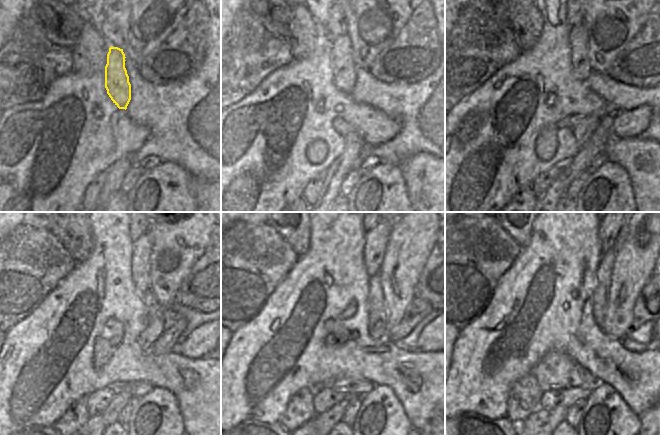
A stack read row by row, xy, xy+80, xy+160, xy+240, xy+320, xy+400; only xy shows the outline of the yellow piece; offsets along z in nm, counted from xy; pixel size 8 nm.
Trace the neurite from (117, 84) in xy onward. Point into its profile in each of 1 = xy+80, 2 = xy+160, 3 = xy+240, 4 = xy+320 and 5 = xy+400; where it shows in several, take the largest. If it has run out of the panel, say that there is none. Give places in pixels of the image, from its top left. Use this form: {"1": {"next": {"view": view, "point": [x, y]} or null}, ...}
{"1": {"next": {"view": "xy+80", "point": [353, 66]}}, "2": {"next": {"view": "xy+160", "point": [579, 38]}}, "3": {"next": {"view": "xy+240", "point": [140, 268]}}, "4": {"next": {"view": "xy+320", "point": [376, 239]}}, "5": {"next": {"view": "xy+400", "point": [608, 232]}}}

